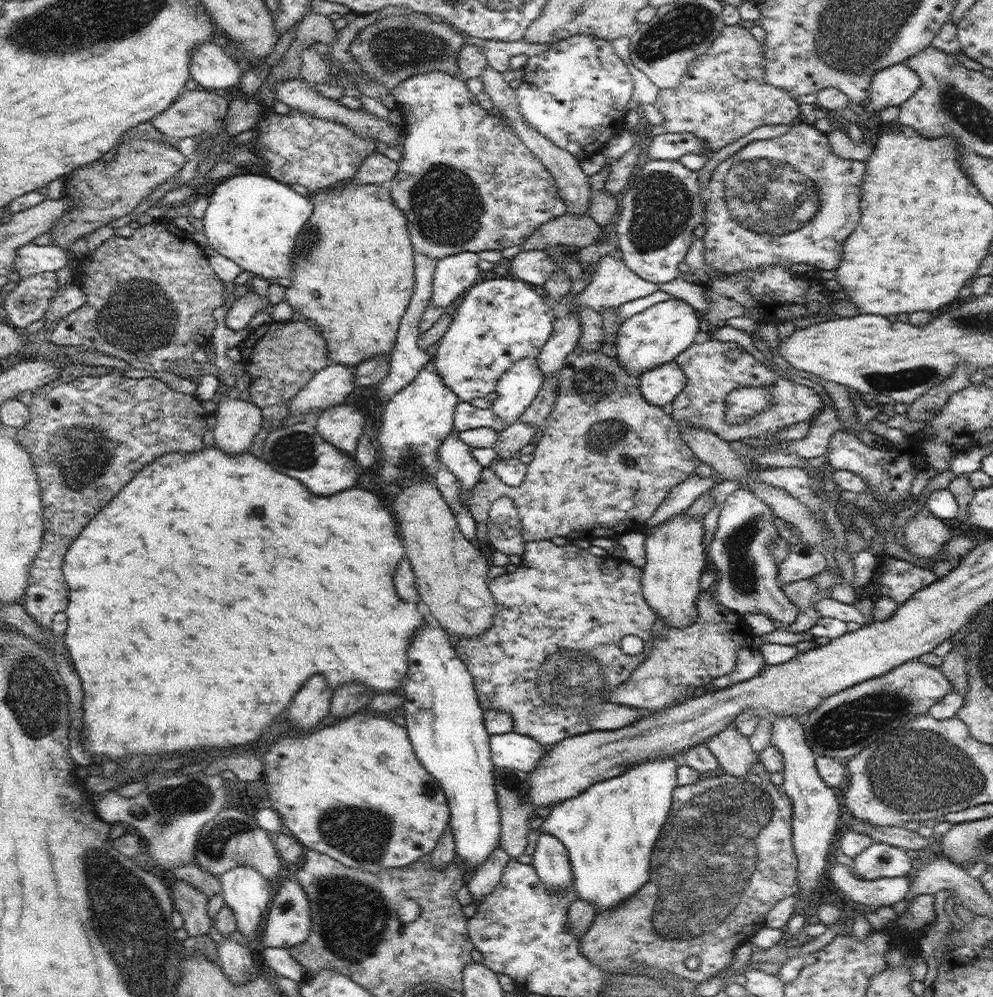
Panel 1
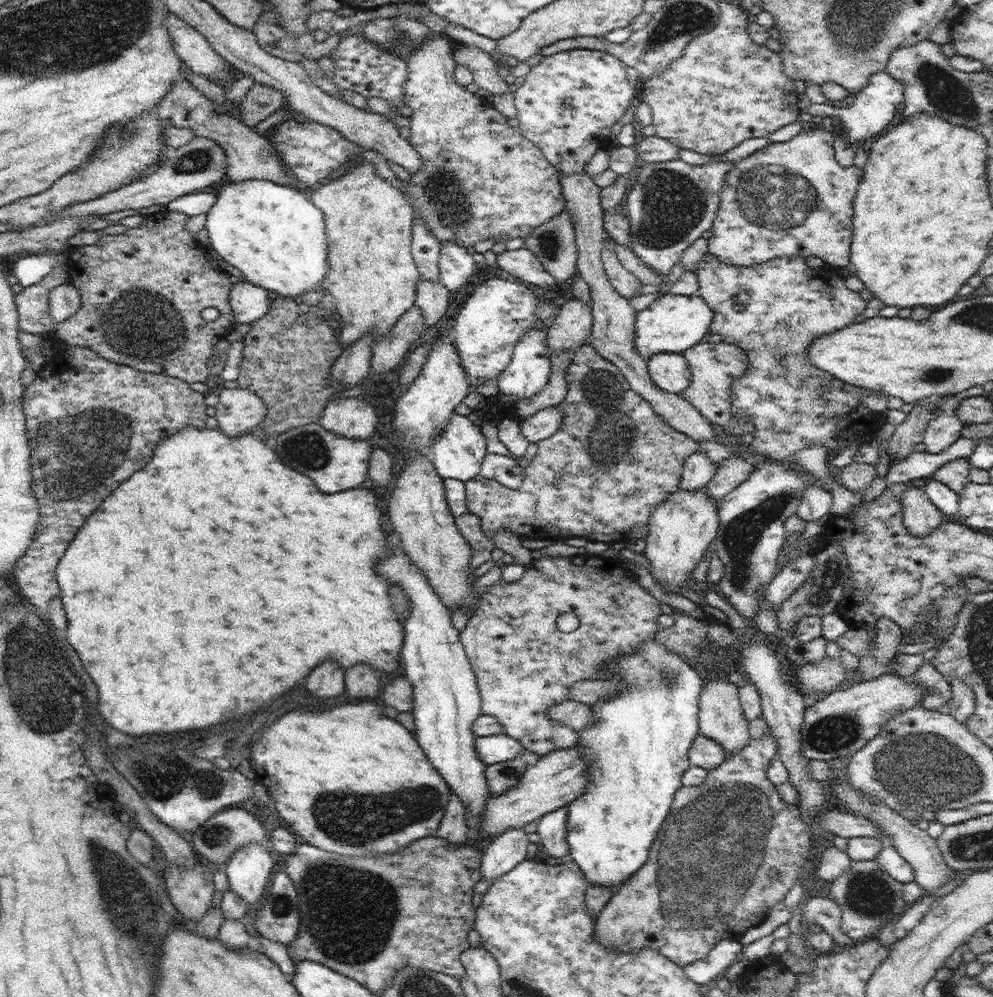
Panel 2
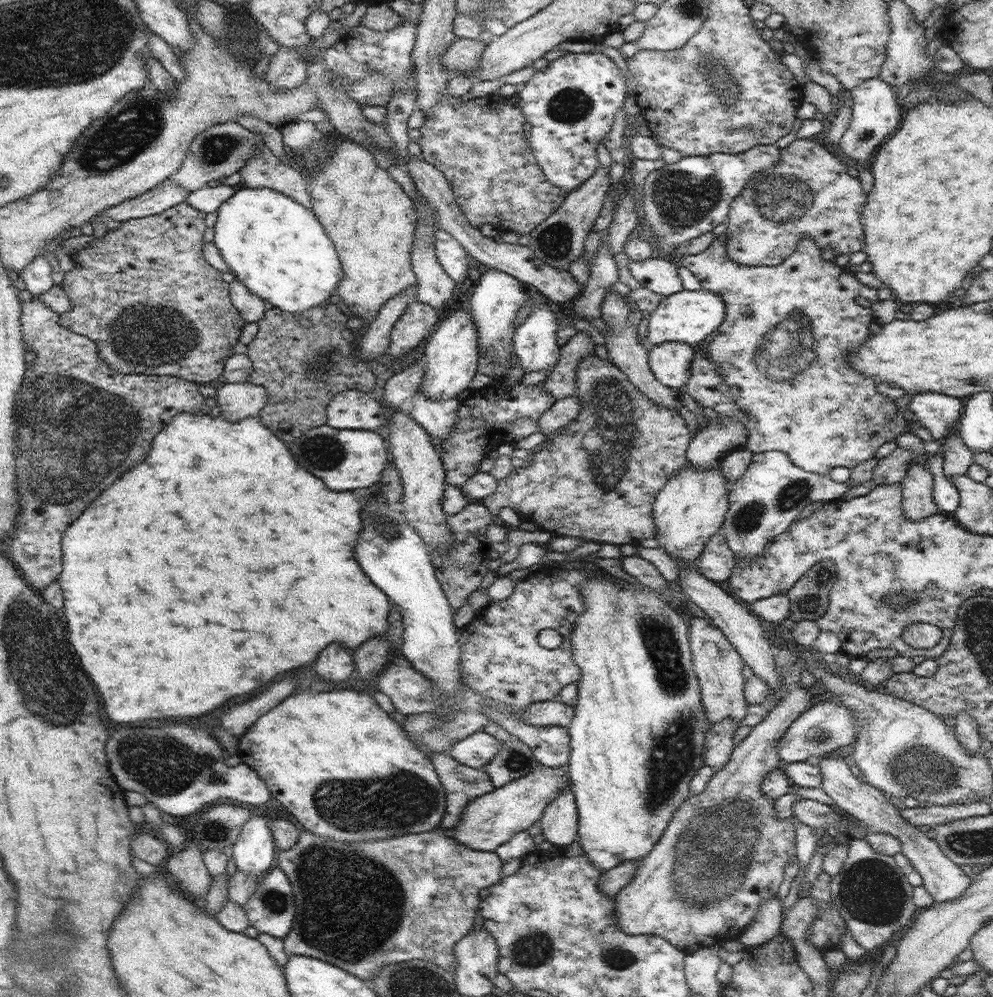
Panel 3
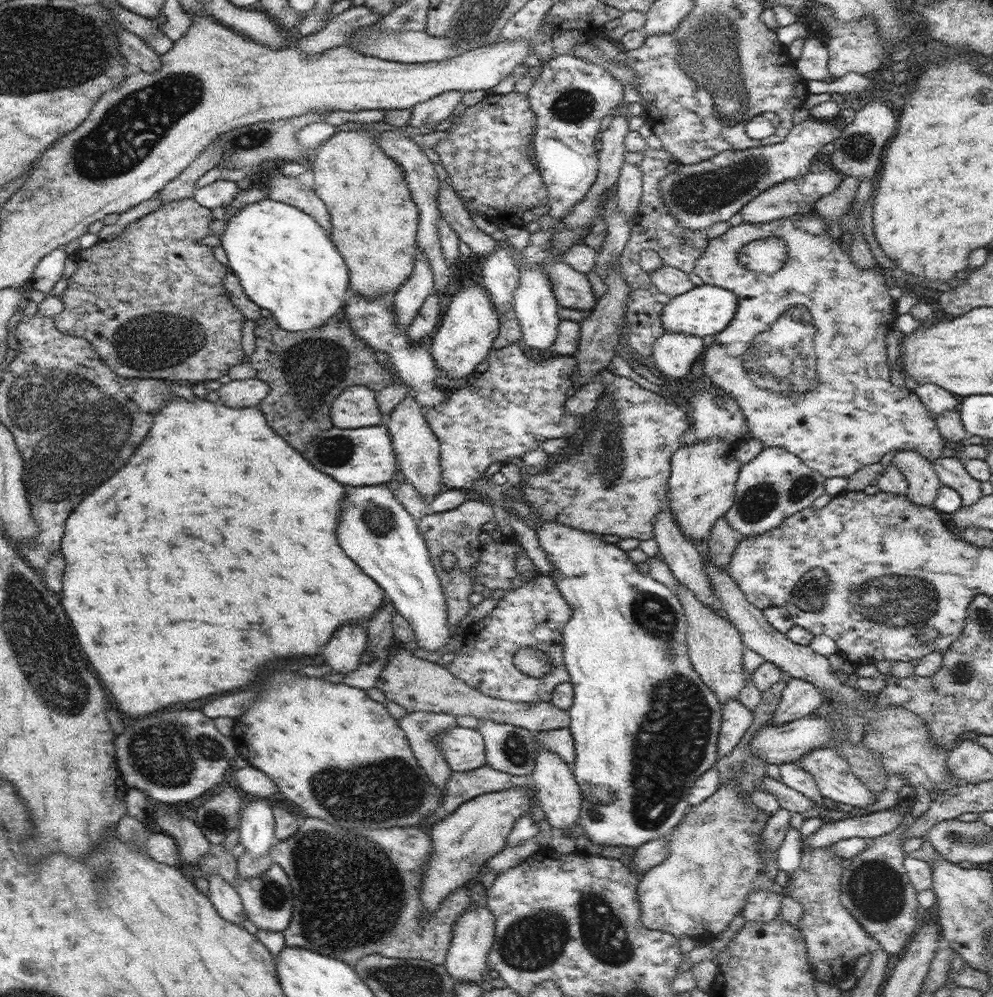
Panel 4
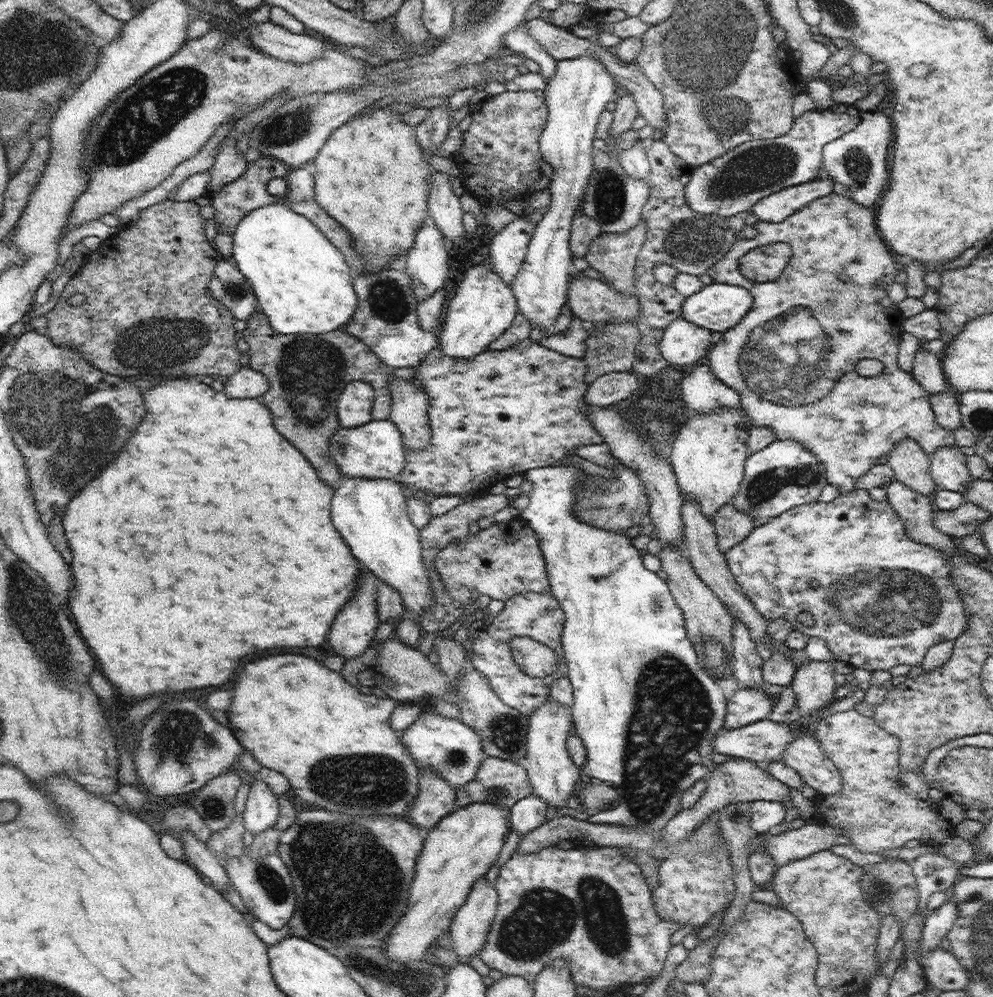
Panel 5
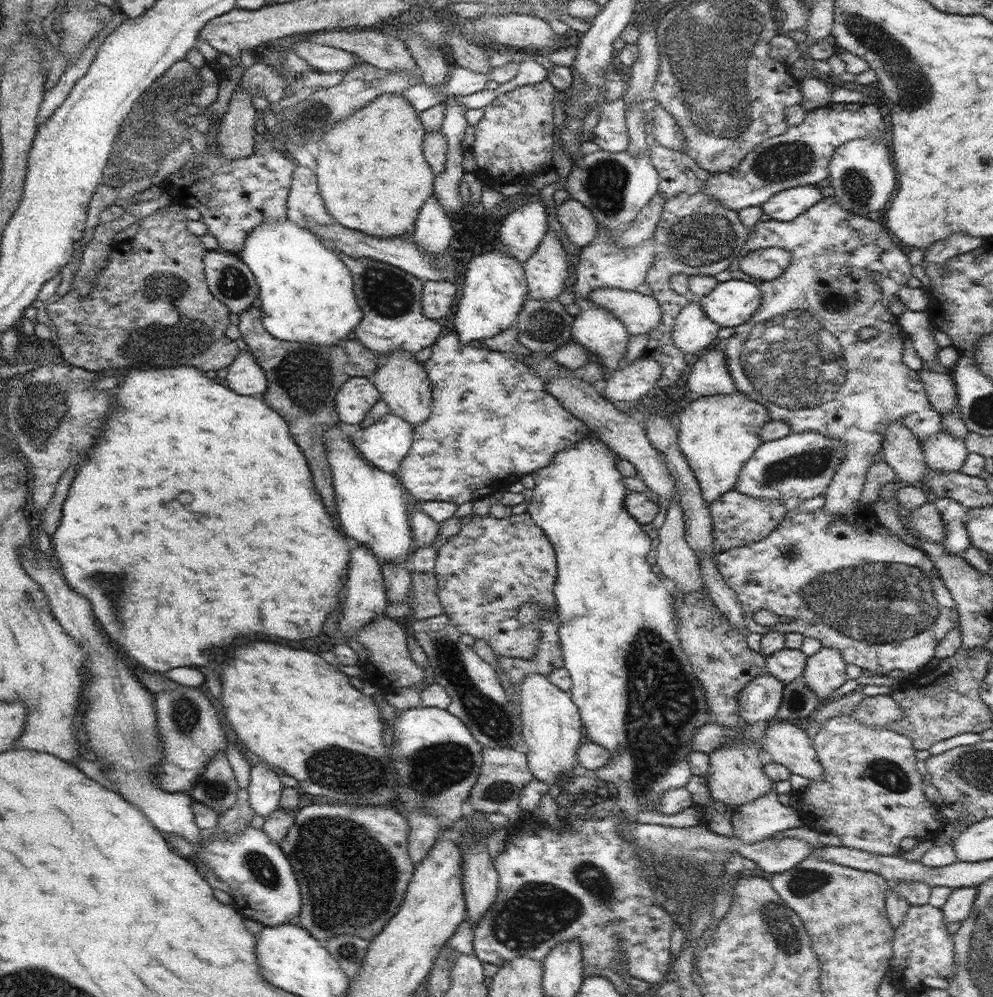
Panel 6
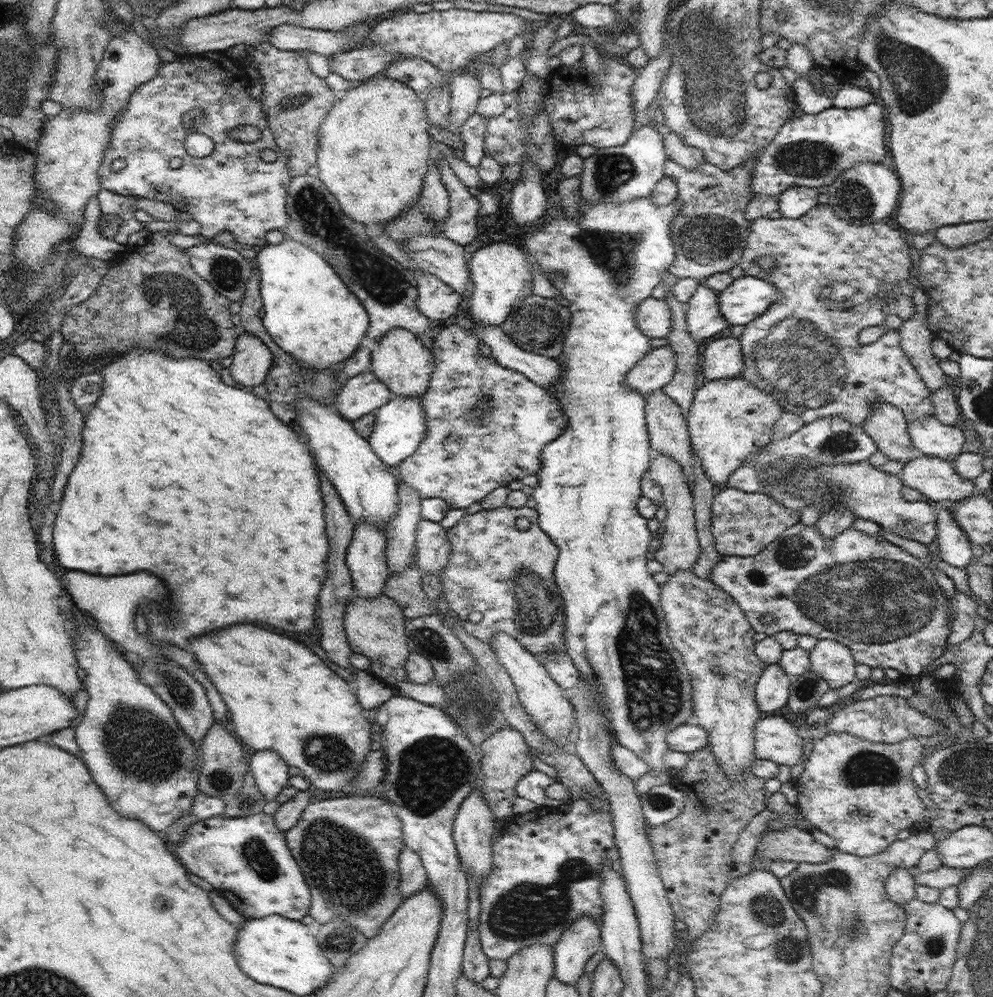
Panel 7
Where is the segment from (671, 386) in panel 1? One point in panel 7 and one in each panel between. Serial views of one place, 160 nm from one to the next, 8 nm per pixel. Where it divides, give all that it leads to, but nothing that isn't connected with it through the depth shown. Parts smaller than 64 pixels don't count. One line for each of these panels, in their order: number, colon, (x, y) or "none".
2: (670, 371)
3: (670, 362)
4: (674, 353)
5: (683, 342)
6: (693, 332)
7: (703, 318)

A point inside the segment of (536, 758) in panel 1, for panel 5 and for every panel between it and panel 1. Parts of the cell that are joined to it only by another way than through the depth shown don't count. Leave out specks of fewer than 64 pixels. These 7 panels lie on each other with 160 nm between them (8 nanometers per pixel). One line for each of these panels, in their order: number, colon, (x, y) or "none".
2: (493, 749)
3: (476, 751)
4: (464, 749)
5: (453, 751)

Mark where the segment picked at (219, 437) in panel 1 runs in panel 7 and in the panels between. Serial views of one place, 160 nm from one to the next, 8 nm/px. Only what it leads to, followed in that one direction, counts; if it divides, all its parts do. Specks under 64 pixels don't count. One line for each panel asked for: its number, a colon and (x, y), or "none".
2: (239, 411)
3: (237, 401)
4: (238, 393)
5: (246, 383)
6: (245, 376)
7: (252, 359)

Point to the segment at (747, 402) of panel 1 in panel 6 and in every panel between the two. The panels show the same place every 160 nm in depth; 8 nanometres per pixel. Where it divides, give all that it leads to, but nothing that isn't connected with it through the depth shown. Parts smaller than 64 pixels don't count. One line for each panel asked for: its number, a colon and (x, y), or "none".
2: (773, 311)
3: (784, 347)
4: (805, 357)
5: (792, 359)
6: (800, 356)

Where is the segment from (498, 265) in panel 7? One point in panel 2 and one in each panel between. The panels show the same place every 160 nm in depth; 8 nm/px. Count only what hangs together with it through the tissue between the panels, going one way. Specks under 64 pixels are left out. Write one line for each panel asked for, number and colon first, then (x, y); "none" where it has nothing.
2: (426, 405)
3: (451, 357)
4: (463, 341)
5: (484, 306)
6: (495, 290)

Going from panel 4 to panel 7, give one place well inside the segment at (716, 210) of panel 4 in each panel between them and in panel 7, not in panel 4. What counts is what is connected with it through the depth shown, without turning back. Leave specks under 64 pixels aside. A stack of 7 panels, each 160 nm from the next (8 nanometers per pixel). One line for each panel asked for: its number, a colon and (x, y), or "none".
5: (732, 183)
6: (800, 156)
7: (812, 150)

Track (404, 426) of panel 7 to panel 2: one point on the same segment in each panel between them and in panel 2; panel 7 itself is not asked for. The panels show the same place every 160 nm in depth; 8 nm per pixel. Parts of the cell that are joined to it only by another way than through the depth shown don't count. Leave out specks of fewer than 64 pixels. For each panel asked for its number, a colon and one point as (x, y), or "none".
2: (334, 462)
3: (345, 459)
4: (364, 456)
5: (375, 449)
6: (385, 443)

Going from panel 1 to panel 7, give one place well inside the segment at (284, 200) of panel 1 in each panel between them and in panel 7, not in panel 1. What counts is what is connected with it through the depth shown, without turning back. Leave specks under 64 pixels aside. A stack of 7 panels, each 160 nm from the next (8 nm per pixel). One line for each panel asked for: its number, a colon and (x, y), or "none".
2: (274, 235)
3: (275, 246)
4: (287, 265)
5: (302, 283)
6: (306, 294)
7: (308, 310)

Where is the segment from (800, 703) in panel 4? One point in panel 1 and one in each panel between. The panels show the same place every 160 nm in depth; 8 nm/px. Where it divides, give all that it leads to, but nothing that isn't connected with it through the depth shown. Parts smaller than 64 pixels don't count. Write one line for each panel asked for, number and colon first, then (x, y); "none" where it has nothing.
1: (725, 856)
2: (730, 848)
3: (724, 853)

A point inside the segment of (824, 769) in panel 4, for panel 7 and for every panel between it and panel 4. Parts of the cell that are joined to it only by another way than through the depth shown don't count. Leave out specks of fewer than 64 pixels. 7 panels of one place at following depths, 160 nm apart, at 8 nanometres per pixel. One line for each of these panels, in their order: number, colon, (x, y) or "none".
5: (804, 754)
6: (788, 745)
7: (775, 739)

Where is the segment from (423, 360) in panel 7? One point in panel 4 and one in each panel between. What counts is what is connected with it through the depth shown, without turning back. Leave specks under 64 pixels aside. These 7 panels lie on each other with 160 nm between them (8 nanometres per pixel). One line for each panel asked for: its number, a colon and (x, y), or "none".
4: (418, 449)
5: (409, 404)
6: (404, 386)

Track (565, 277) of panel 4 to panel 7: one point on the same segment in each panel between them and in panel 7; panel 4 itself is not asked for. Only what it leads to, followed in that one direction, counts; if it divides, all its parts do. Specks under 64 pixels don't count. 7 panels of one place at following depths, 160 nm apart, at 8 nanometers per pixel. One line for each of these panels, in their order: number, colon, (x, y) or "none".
5: (593, 301)
6: (639, 313)
7: (653, 317)

